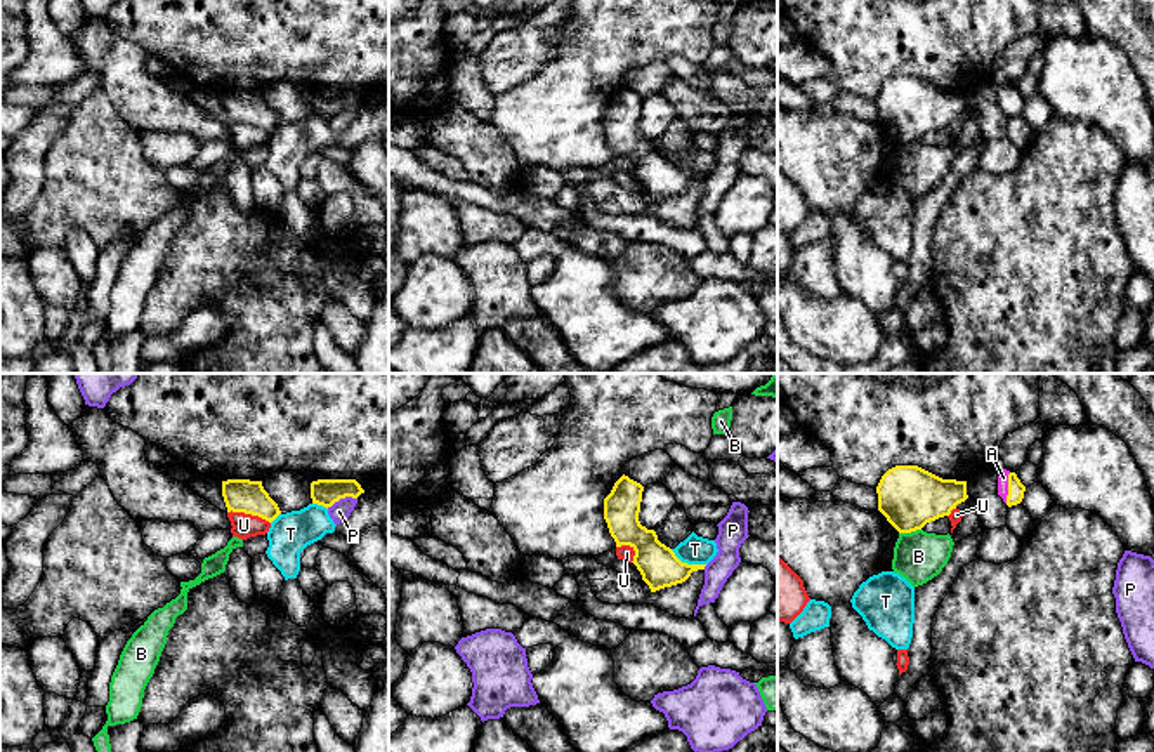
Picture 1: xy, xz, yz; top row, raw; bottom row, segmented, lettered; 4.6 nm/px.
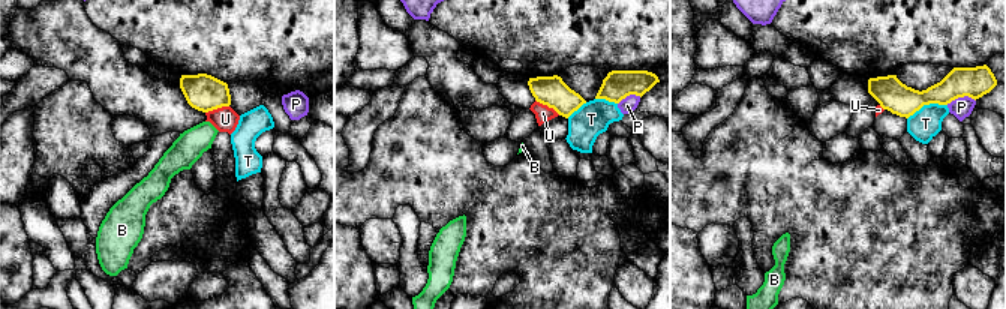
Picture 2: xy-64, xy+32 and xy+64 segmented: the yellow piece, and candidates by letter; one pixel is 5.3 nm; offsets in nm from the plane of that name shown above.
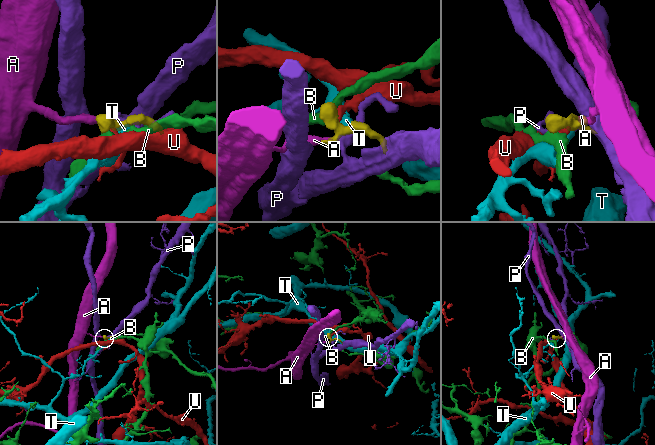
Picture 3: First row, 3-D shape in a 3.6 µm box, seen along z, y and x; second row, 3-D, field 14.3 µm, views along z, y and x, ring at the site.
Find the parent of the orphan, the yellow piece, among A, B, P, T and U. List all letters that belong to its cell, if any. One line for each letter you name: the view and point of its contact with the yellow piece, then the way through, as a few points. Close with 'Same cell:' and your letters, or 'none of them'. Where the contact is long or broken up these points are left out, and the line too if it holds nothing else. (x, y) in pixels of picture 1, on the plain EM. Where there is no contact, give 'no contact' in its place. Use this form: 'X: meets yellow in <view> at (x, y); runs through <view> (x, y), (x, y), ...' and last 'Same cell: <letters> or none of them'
A: meets yellow in yz at (1009, 99); runs through yz (1016, 99), (1009, 99), (1003, 89)
Same cell: A

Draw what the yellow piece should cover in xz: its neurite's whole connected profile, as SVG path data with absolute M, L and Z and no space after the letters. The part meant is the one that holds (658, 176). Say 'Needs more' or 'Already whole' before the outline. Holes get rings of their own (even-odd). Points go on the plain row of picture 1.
Already whole. M621 87L604 109L604 130L616 158L630 156L635 162L633 175L651 203L685 193L692 182L706 175L682 174L675 163L658 151L654 141L639 132L644 97Z

